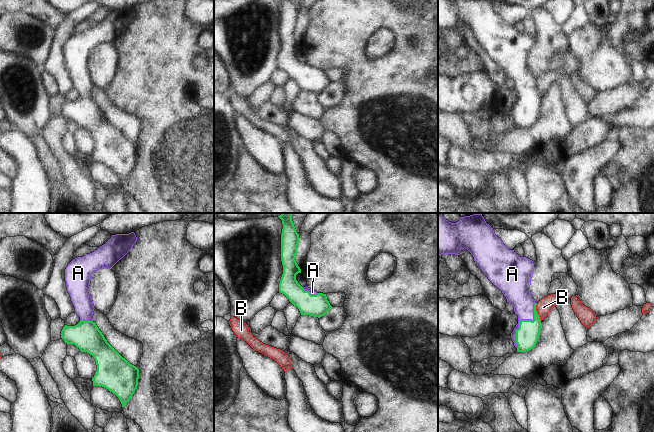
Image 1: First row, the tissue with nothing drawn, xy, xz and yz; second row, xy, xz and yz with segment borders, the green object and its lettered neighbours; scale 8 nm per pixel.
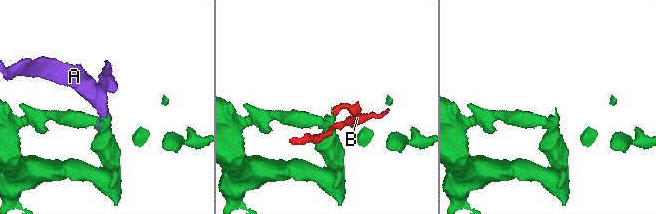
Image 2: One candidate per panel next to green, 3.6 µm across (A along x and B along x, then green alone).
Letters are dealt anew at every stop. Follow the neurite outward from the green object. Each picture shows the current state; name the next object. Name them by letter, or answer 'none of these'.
A

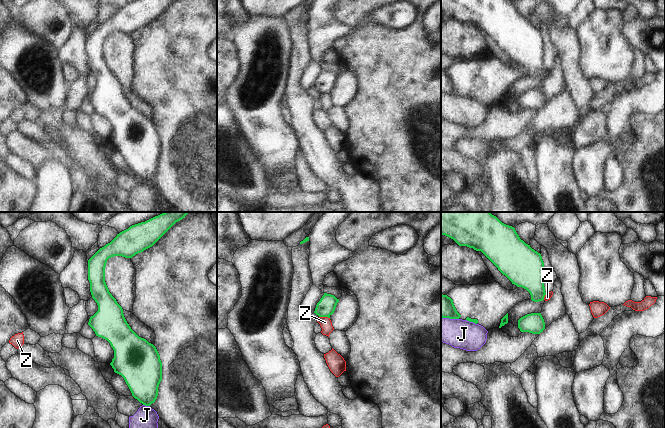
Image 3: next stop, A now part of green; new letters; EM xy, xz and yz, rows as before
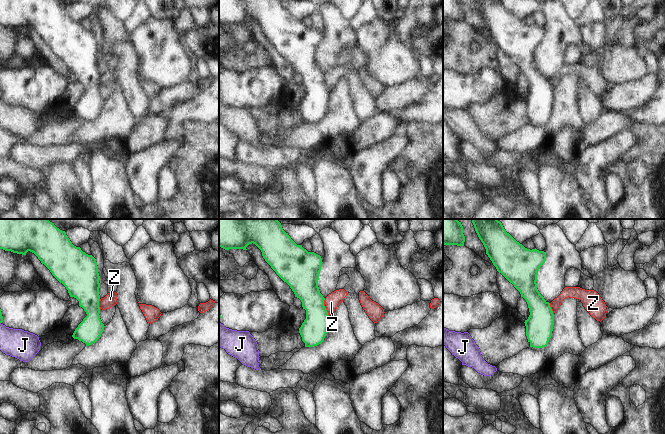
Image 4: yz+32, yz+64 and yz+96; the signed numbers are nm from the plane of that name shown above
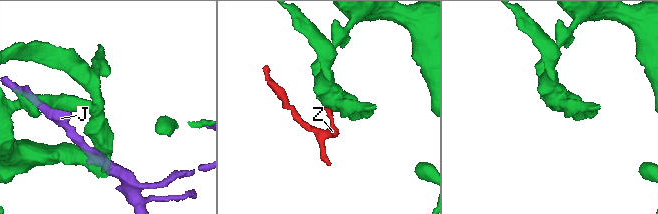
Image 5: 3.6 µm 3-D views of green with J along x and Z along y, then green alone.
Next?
none of these

